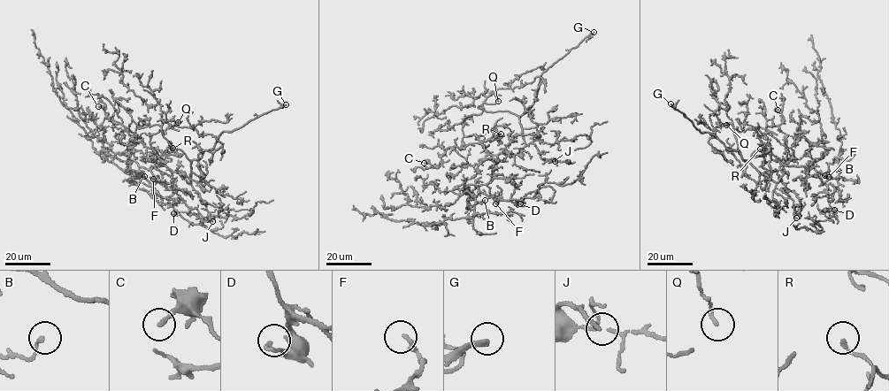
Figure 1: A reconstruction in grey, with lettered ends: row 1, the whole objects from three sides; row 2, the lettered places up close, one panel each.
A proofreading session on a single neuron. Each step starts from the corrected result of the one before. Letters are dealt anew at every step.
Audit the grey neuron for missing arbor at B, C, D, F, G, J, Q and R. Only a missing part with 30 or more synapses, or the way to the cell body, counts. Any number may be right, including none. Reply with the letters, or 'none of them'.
G, J

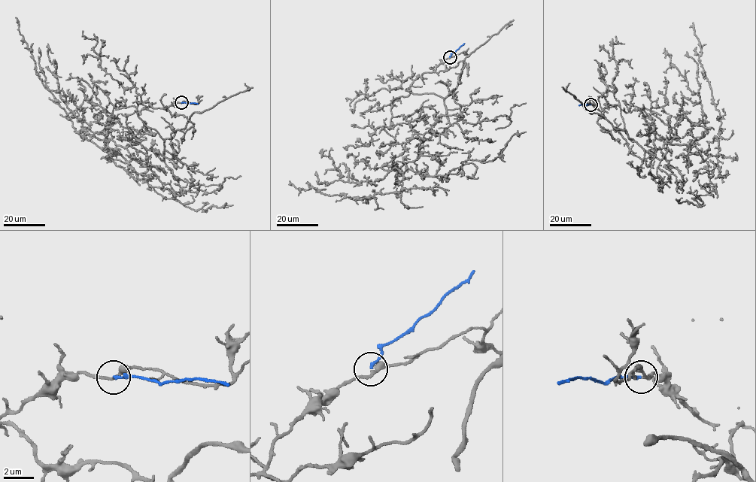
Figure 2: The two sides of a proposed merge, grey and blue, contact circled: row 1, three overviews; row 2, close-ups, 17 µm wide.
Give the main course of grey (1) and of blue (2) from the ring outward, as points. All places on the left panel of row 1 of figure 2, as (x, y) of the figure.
1: (181, 102), (138, 101), (164, 160), (106, 138), (109, 156), (44, 86), (16, 18)
2: (181, 102), (198, 104)

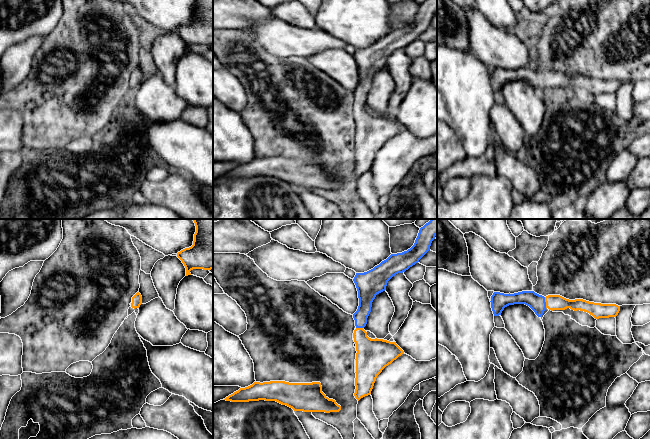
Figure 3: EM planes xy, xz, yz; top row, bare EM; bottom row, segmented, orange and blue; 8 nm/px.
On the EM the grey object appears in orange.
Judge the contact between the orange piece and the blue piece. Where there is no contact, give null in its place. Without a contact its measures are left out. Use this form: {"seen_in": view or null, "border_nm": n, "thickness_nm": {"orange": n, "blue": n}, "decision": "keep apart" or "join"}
{"seen_in": "yz", "border_nm": 90, "thickness_nm": {"orange": 130, "blue": 140}, "decision": "join"}

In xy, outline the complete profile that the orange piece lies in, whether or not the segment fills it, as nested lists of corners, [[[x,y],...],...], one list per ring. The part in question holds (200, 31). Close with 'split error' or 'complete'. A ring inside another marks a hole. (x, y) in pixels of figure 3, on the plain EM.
[[[195,0],[193,21],[177,29],[186,44],[186,52],[193,45],[213,45],[213,0]]] | complete

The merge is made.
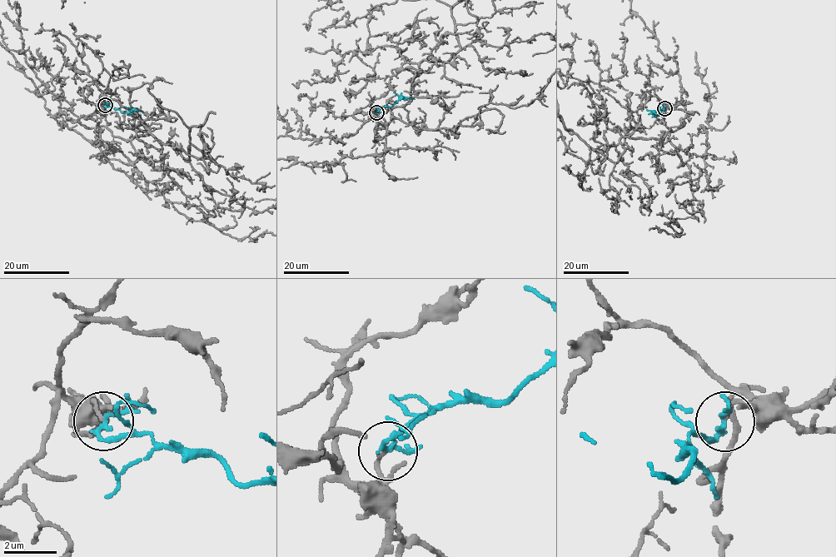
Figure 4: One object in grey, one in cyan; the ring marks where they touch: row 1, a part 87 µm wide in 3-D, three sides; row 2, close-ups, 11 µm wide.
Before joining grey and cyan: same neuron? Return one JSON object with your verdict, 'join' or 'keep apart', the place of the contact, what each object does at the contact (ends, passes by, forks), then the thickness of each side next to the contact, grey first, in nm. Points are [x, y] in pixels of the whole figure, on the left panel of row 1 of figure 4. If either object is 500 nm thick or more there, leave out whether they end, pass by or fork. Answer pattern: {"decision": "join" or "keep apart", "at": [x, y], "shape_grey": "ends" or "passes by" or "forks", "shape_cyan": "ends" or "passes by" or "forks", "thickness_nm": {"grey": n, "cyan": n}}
{"decision": "keep apart", "at": [105, 105], "shape_grey": "ends", "shape_cyan": "passes by", "thickness_nm": {"grey": 130, "cyan": 150}}

